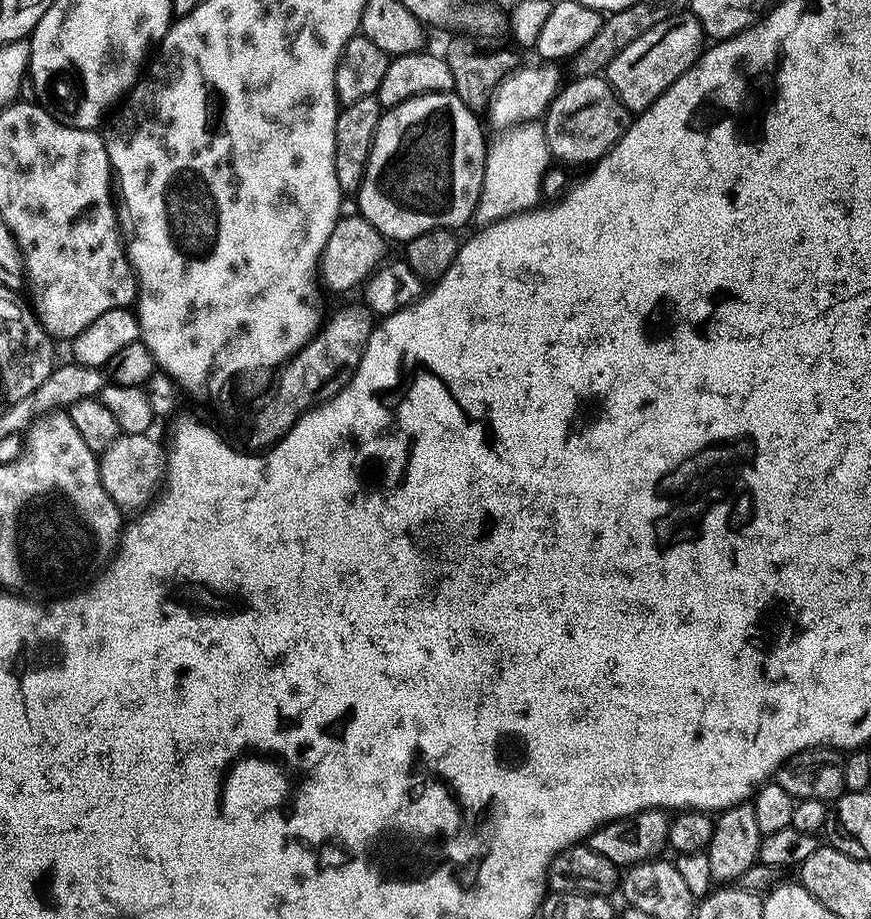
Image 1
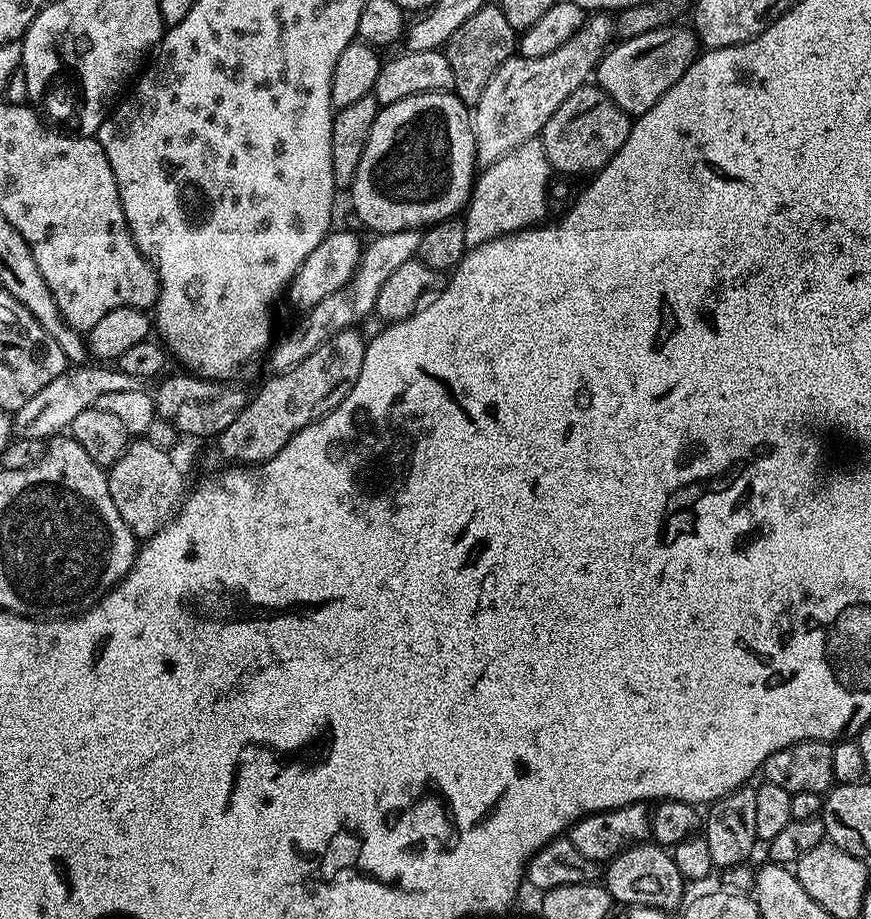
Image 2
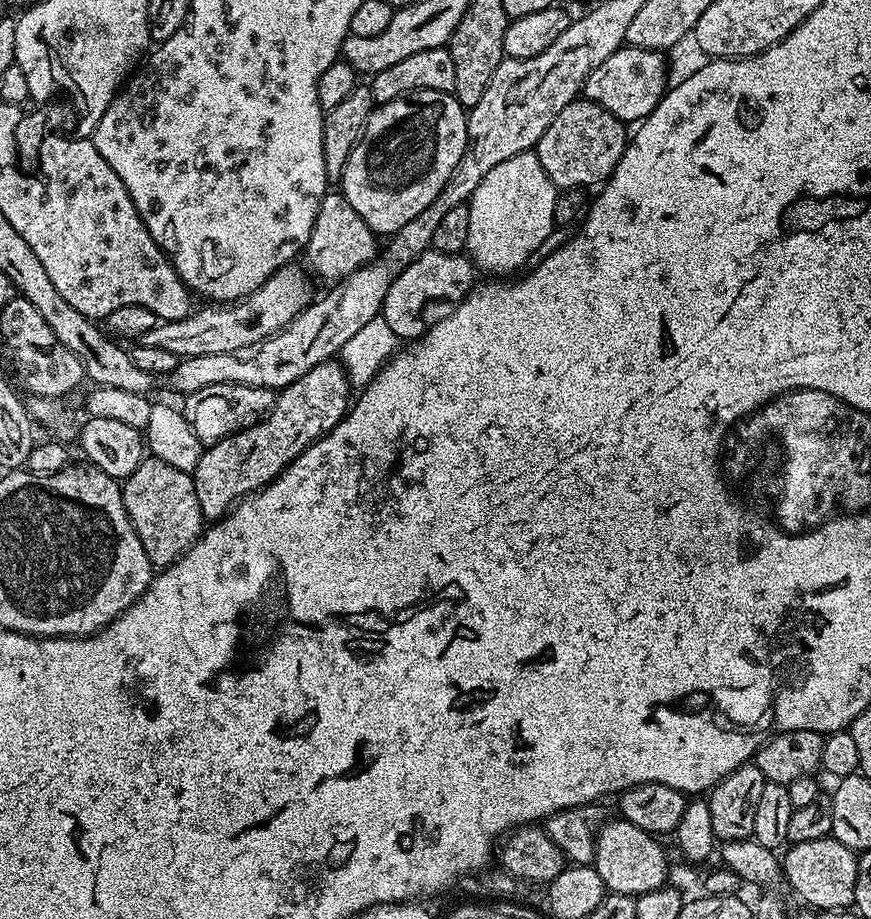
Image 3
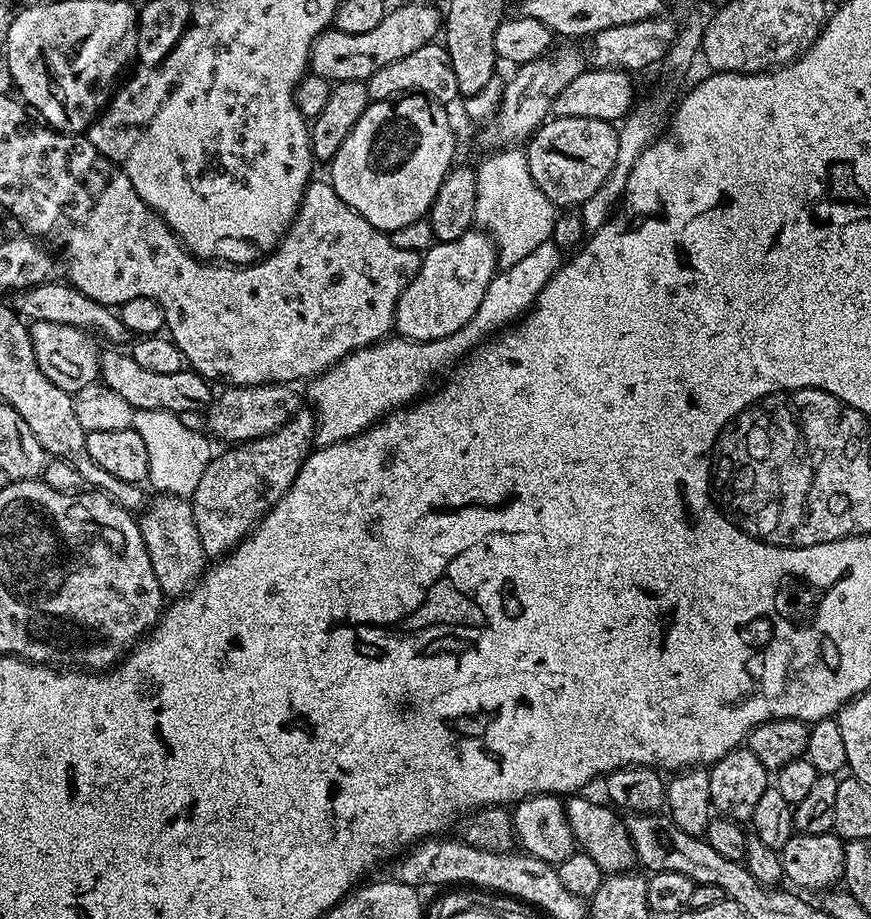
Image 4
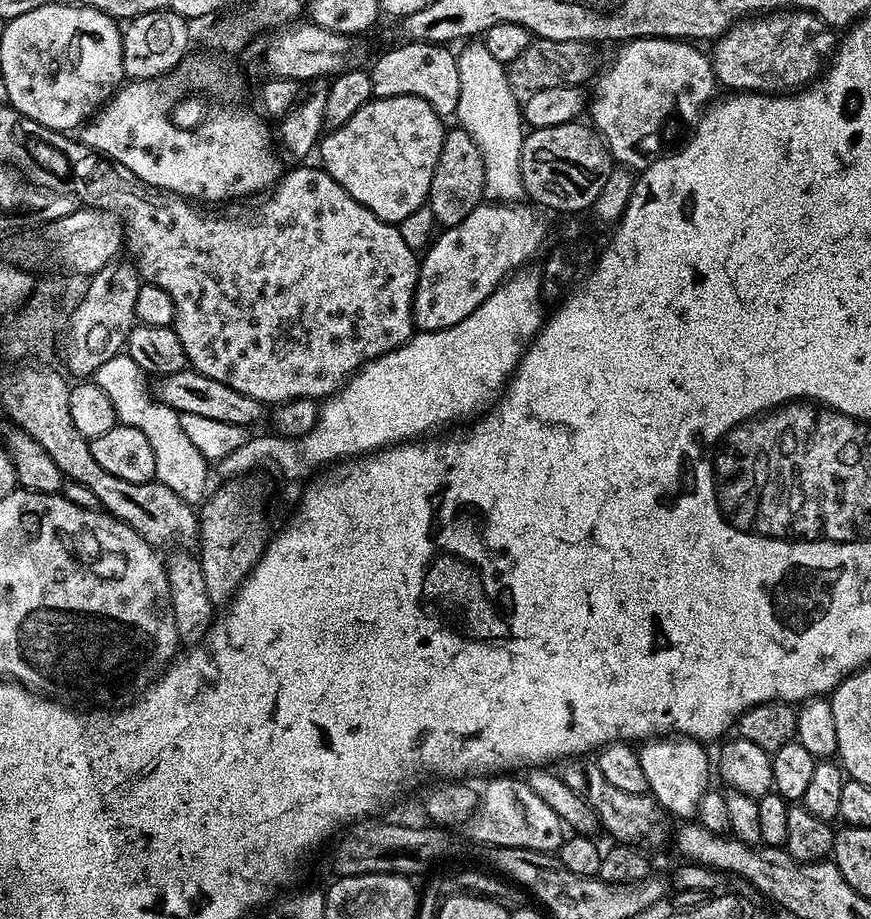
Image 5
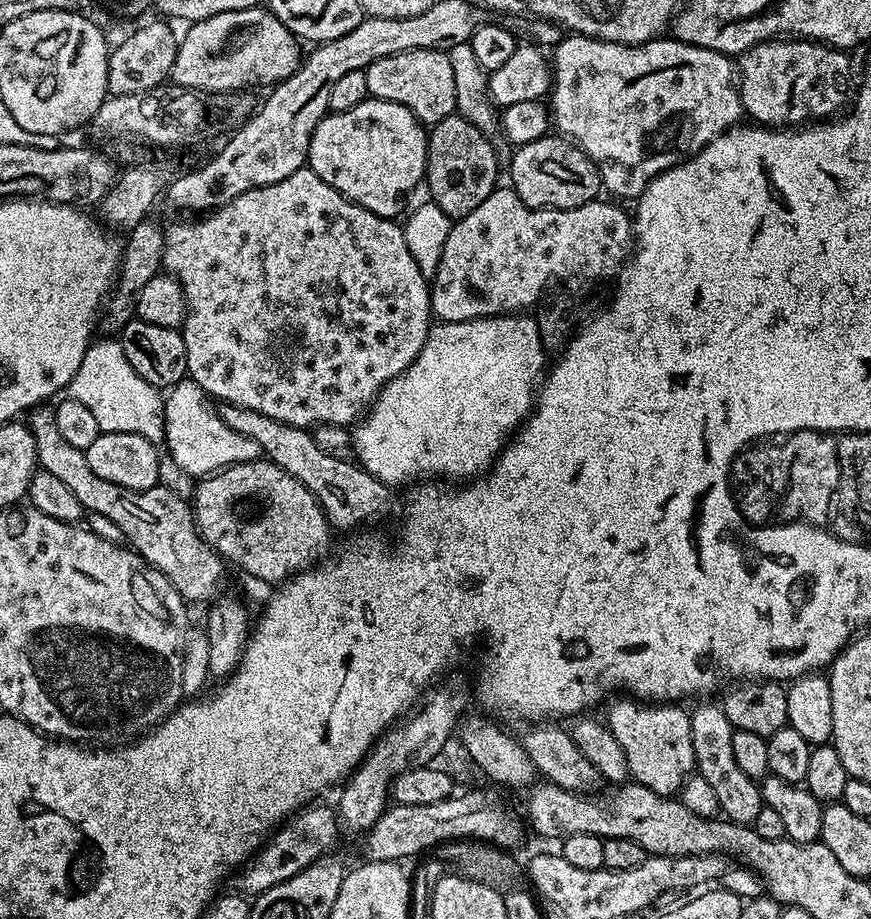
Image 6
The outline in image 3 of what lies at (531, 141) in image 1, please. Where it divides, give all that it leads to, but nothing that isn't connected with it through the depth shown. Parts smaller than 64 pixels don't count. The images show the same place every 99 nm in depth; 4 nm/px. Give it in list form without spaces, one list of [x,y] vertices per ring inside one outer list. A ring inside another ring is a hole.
[[[527,155],[515,156],[494,166],[494,170],[490,170],[490,174],[486,174],[482,182],[478,182],[478,190],[474,190],[467,203],[470,210],[470,234],[466,234],[466,252],[481,273],[510,274],[514,268],[523,269],[523,264],[532,255],[535,257],[539,253],[542,242],[546,242],[553,228],[557,227],[554,222],[554,202],[558,189],[546,170],[542,170],[540,163],[528,159]]]

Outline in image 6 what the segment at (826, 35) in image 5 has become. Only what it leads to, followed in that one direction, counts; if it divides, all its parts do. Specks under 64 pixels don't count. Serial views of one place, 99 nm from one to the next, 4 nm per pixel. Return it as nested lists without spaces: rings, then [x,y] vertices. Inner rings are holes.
[[[777,38],[755,44],[738,56],[738,87],[745,113],[749,117],[752,115],[756,119],[753,121],[760,126],[804,126],[809,122],[835,117],[844,104],[844,87],[848,84],[848,56],[847,51],[803,38]]]

